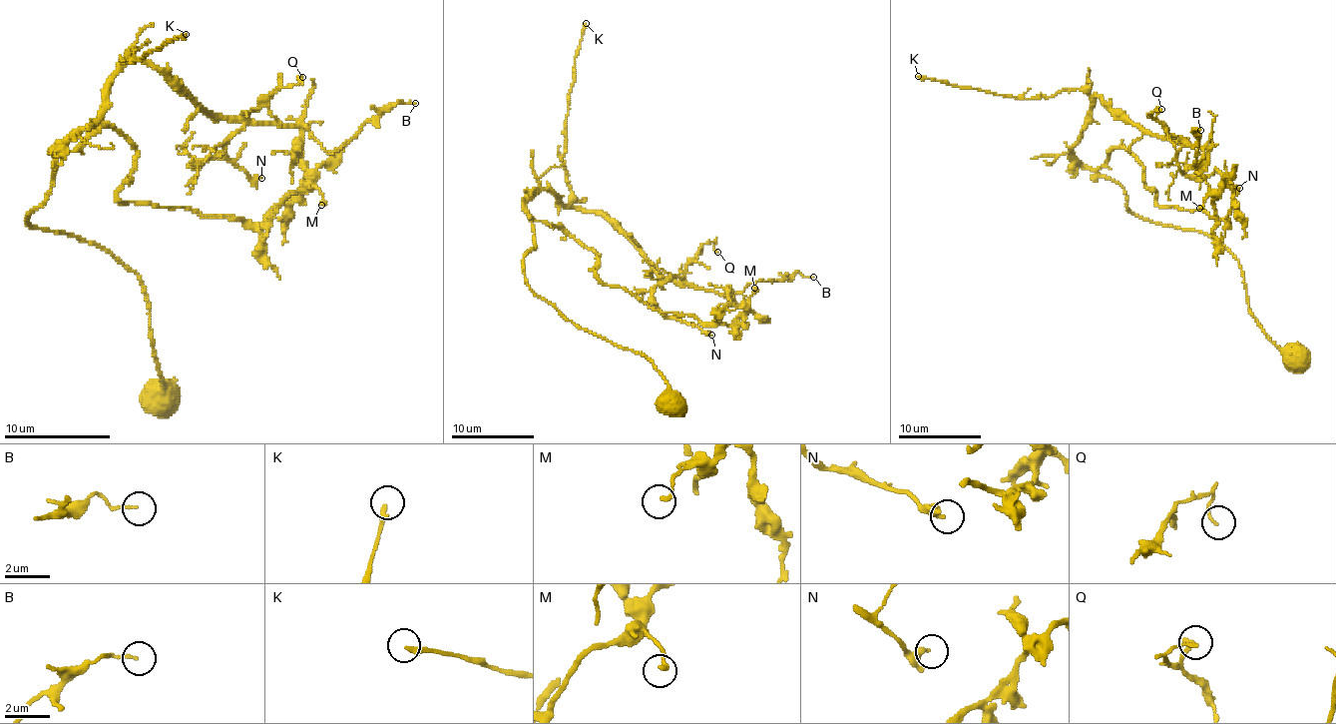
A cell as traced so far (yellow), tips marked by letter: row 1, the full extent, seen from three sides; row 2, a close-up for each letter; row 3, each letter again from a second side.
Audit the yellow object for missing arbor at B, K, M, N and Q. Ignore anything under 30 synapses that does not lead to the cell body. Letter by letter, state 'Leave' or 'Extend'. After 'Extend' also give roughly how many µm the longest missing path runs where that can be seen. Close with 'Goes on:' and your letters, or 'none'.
B: Leave
K: Leave
M: Leave
N: Leave
Q: Leave
Goes on: none

